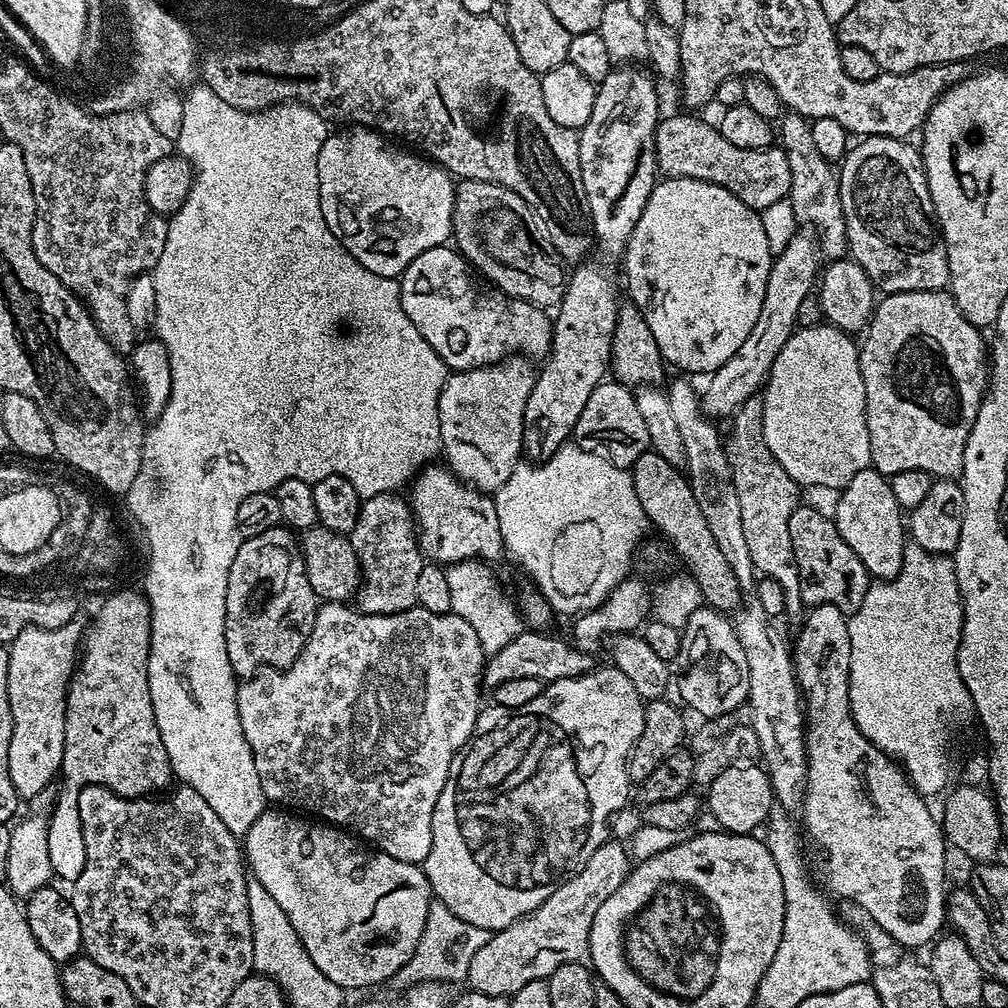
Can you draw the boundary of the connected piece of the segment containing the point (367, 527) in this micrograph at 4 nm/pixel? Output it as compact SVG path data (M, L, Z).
M396 492L369 496L361 503L360 517L350 534L354 554L358 554L362 583L354 597L355 607L370 614L388 614L417 607L418 573L426 563L420 551L412 506Z

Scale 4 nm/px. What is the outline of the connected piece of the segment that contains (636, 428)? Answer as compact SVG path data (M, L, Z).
M602 382L594 394L590 394L576 423L574 440L582 450L598 454L614 466L628 470L634 462L638 462L642 453L649 451L650 434L646 434L646 422L638 411L633 389L619 382L608 383Z

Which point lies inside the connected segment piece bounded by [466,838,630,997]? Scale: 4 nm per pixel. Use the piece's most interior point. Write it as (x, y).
(556, 933)

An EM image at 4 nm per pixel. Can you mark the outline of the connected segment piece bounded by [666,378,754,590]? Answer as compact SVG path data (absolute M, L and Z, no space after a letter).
M669 379L666 384L670 411L678 421L678 434L682 434L684 461L688 484L698 498L698 506L718 542L718 550L726 554L726 562L734 570L741 589L748 590L754 584L754 569L750 558L750 549L746 546L746 534L742 534L742 510L738 507L738 490L734 490L734 478L730 470L728 455L724 453L725 437L715 428L713 421L705 416L700 405L700 392L691 384L691 379Z

